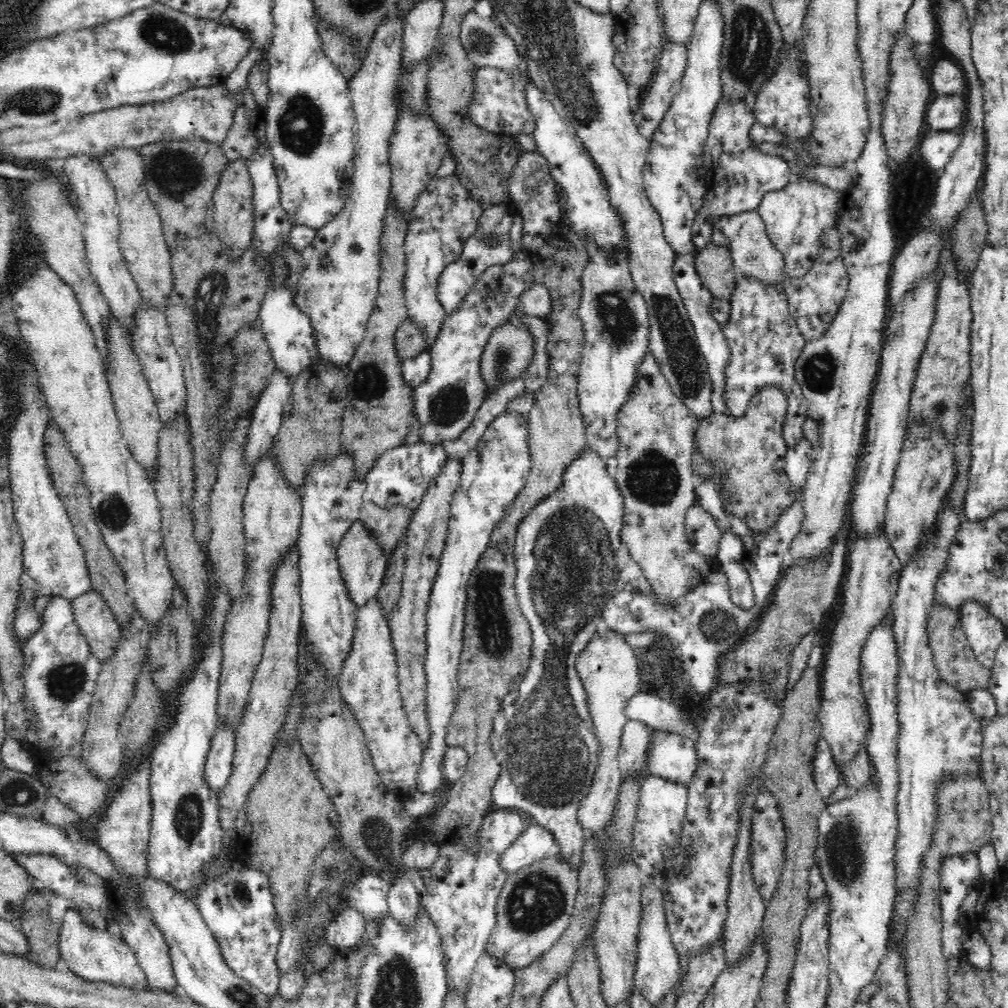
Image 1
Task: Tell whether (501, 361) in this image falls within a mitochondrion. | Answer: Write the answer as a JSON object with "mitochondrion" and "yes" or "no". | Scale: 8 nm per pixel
{"mitochondrion":"yes"}

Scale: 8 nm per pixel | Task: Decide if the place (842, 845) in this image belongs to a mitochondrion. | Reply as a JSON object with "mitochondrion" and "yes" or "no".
{"mitochondrion":"yes"}

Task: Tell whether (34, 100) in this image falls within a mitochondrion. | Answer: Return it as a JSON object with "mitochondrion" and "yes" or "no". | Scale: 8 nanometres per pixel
{"mitochondrion":"yes"}

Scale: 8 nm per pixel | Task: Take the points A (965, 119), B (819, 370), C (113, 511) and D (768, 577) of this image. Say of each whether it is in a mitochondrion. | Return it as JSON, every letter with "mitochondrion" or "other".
{"A":"other","B":"mitochondrion","C":"mitochondrion","D":"other"}

